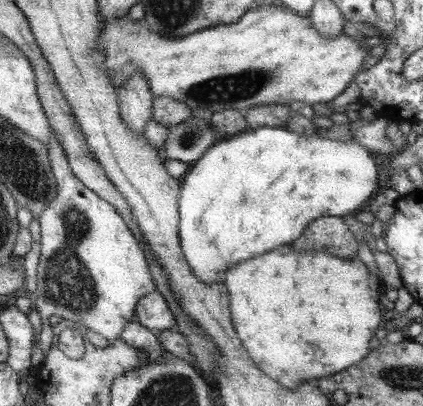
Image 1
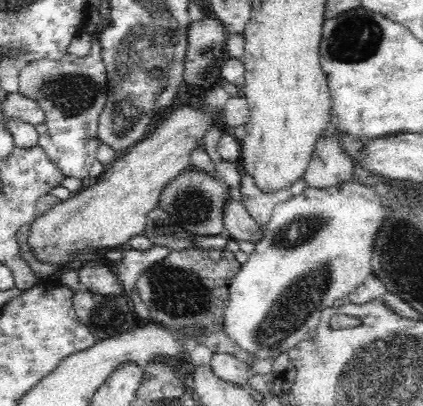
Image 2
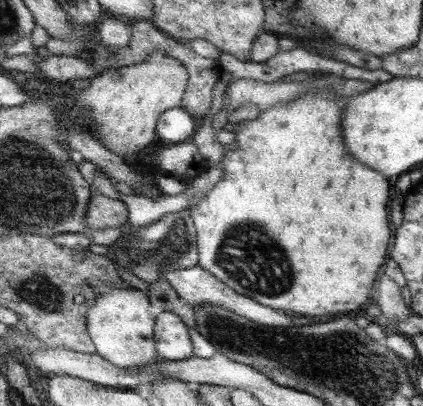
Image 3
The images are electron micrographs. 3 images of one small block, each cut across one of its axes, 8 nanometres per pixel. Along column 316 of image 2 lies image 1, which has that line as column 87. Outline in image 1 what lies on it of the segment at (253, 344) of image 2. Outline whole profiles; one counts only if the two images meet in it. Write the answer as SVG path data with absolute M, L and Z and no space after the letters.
M55 134L45 146L49 146L49 162L57 178L57 196L37 218L41 230L41 256L37 264L37 300L33 308L41 318L57 316L61 320L73 320L109 342L117 340L137 314L141 298L155 292L149 258L115 206L89 190L73 174L67 154L61 142L55 140Z

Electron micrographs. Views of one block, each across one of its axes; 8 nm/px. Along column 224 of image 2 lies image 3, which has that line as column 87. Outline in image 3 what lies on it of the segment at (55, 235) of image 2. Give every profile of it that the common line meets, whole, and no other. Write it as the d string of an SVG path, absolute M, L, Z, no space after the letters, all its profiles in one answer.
M157 52L151 54L143 64L137 66L123 66L105 70L101 76L95 76L87 90L81 90L77 96L81 106L91 108L91 134L113 154L121 156L129 162L135 152L143 150L155 138L155 124L159 122L165 110L179 108L187 90L187 76L185 66L165 54Z

